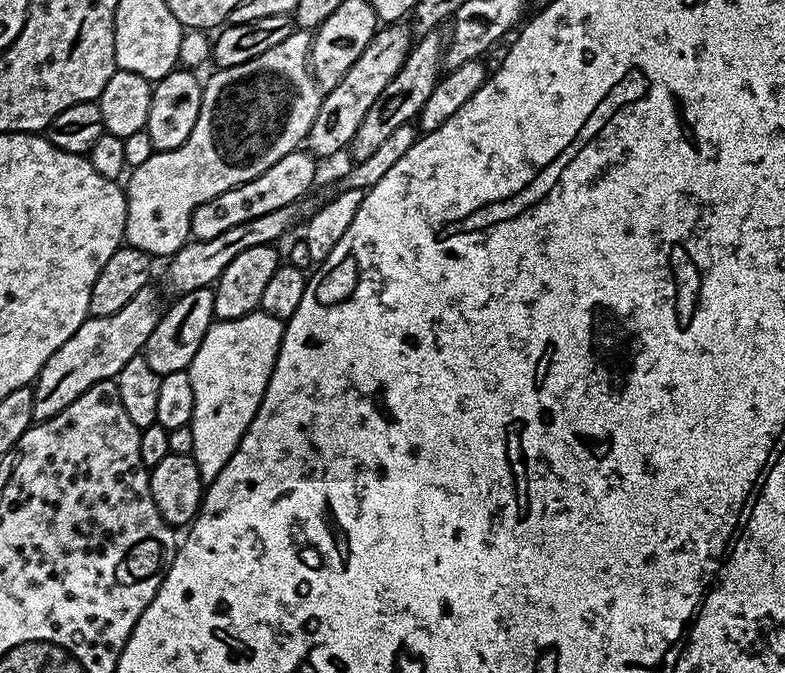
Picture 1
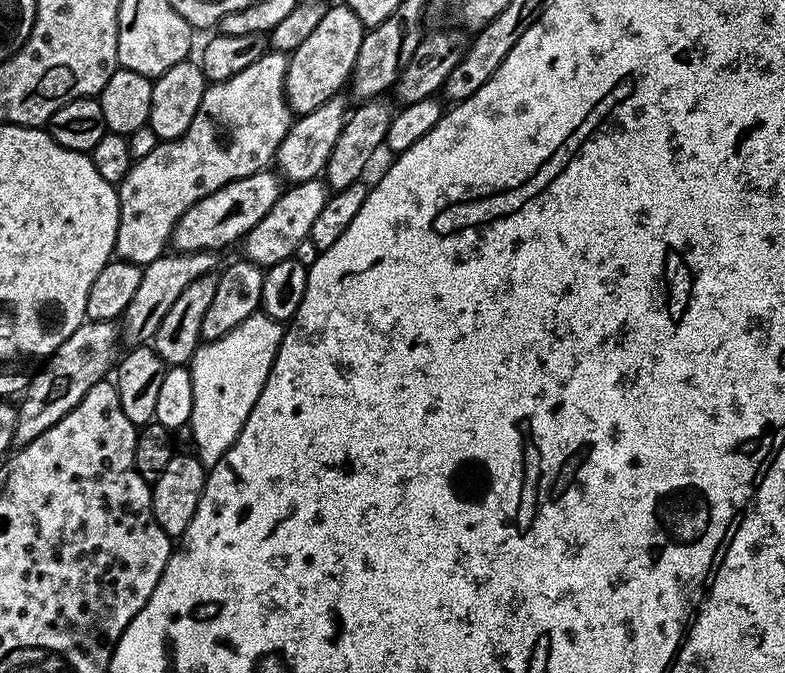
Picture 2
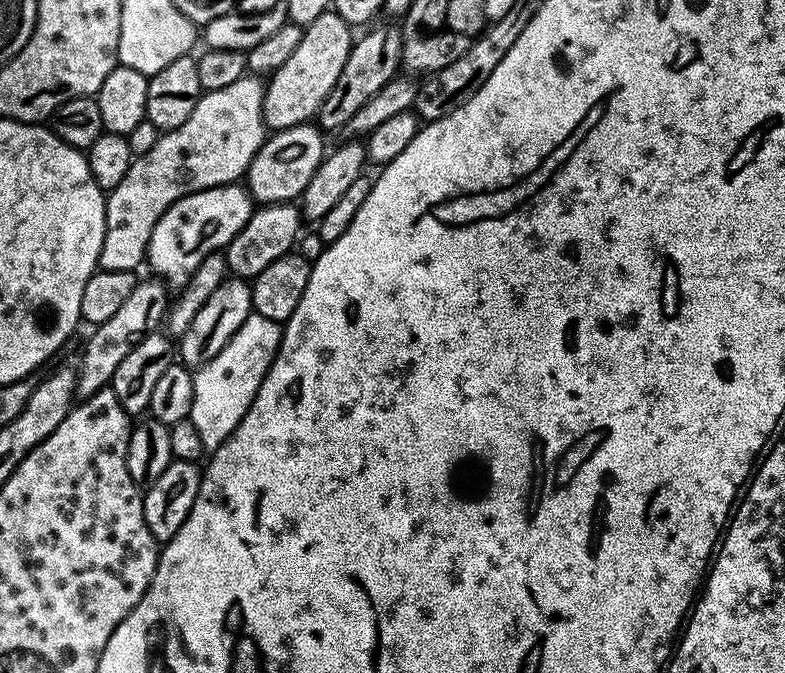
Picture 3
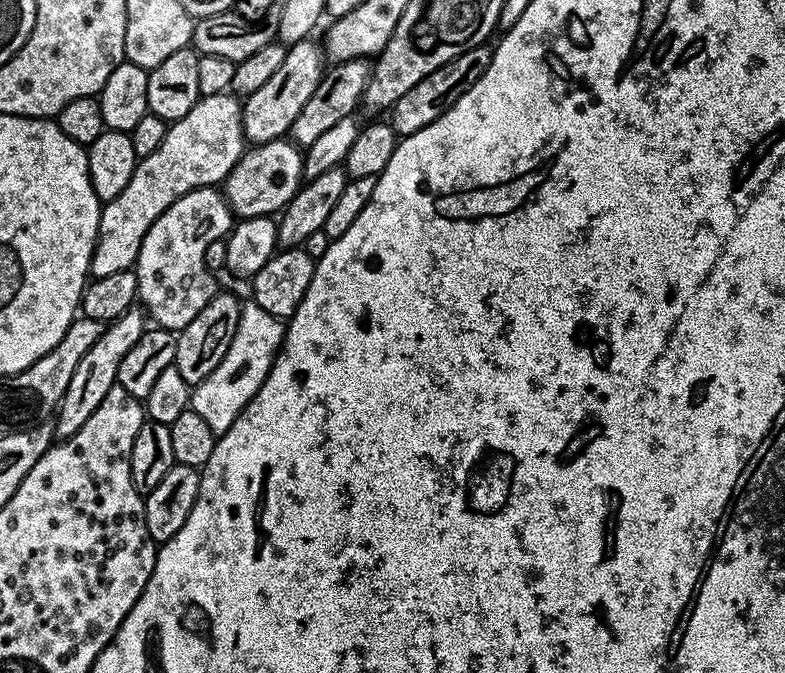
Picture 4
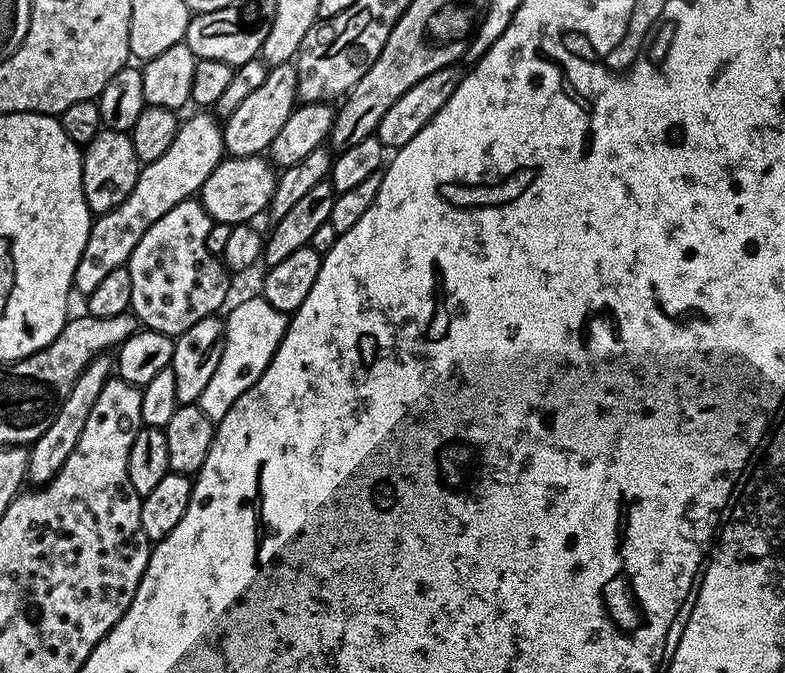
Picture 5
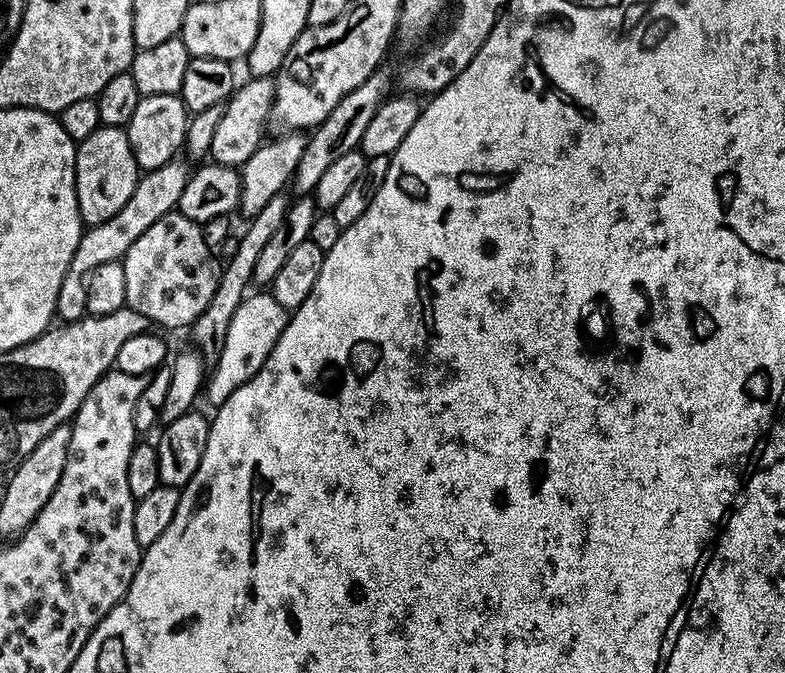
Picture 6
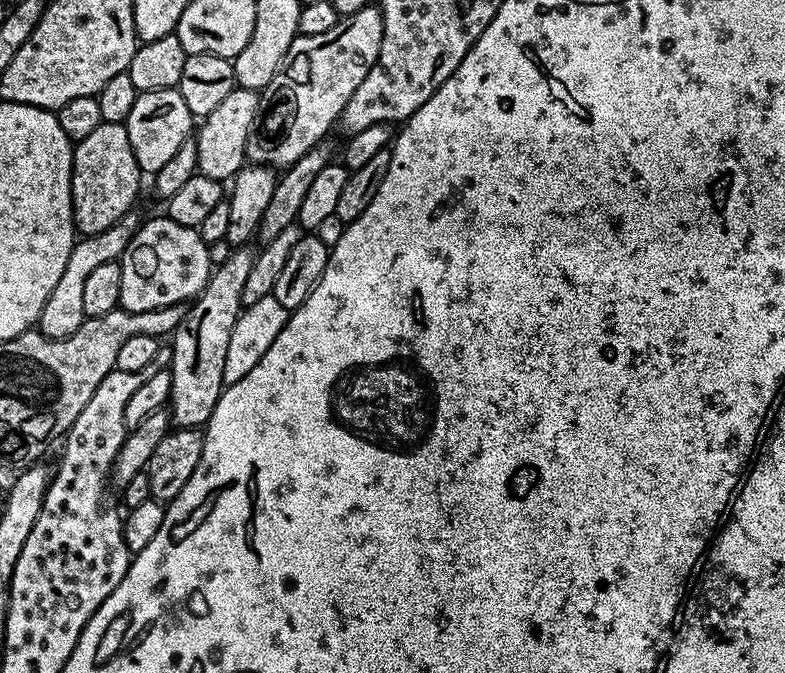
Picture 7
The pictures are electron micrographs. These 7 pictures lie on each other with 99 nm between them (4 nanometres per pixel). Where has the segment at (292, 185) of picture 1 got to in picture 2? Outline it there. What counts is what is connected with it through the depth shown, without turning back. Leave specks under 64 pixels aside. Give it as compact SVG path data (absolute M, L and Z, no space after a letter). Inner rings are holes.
M261 170L230 182L214 190L214 194L194 202L194 206L190 206L190 210L178 218L172 231L171 247L177 252L216 252L236 239L237 243L278 202L281 193L281 177L272 170Z

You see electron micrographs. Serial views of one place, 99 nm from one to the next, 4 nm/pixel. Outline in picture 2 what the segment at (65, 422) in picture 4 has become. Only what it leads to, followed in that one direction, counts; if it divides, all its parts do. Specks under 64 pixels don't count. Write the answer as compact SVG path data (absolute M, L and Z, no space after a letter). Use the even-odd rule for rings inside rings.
M169 251L167 254L154 258L154 262L143 265L142 283L134 298L130 298L130 306L126 306L122 323L118 332L123 343L128 346L144 346L155 337L158 326L162 326L162 318L166 318L166 310L174 306L178 294L194 282L194 278L207 276L213 271L212 267L218 258L216 252L177 252Z

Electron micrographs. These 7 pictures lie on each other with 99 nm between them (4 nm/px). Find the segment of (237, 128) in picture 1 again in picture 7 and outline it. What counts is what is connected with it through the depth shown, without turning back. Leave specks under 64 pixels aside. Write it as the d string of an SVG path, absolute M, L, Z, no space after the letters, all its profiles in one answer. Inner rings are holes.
M135 211L127 212L110 230L102 230L93 236L85 236L77 239L70 250L70 259L66 262L66 270L62 270L62 278L50 290L50 298L46 298L46 306L42 306L42 314L38 321L38 330L43 336L49 336L52 340L66 338L82 326L86 319L82 310L82 297L86 277L102 262L119 260L123 256L126 246L132 241L132 233L140 227L141 217L136 217Z

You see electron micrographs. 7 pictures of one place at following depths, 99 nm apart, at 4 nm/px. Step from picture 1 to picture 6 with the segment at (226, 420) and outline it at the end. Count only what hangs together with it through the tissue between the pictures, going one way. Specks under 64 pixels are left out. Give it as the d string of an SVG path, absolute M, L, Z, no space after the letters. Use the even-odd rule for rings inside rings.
M256 290L253 296L252 293L245 295L238 310L234 310L234 318L230 318L220 357L214 362L216 370L213 374L211 371L206 382L206 400L208 396L212 406L226 402L226 398L230 398L230 394L234 394L238 386L250 382L250 378L254 378L254 374L262 370L289 319L289 309L278 306L278 302L267 291Z

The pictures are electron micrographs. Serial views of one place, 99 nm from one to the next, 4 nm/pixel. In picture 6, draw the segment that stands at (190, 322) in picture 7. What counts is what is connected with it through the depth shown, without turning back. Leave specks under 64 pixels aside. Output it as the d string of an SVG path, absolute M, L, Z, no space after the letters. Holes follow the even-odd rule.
M279 194L269 200L266 206L259 210L256 216L247 221L248 229L245 230L244 236L241 235L237 242L237 249L232 257L226 260L222 271L219 273L214 298L210 298L210 306L202 310L199 318L190 326L192 340L197 349L202 353L203 359L208 362L215 362L220 357L220 351L226 338L226 330L230 326L230 318L234 318L234 310L244 301L246 289L252 284L252 275L254 274L254 262L258 262L258 254L262 254L272 235L278 231L278 226L282 226L282 218L286 218L286 210L290 203L289 197Z

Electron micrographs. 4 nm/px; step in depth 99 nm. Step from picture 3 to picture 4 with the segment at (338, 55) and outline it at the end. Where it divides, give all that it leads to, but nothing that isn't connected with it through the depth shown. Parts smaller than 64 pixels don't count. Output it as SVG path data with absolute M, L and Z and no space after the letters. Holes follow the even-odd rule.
M315 39L299 40L291 45L286 54L286 62L278 66L278 71L273 74L259 90L254 90L242 104L242 126L244 127L244 139L253 145L265 144L271 140L278 140L289 135L289 128L298 114L301 113L306 102L321 80L326 75L325 57L322 48Z

